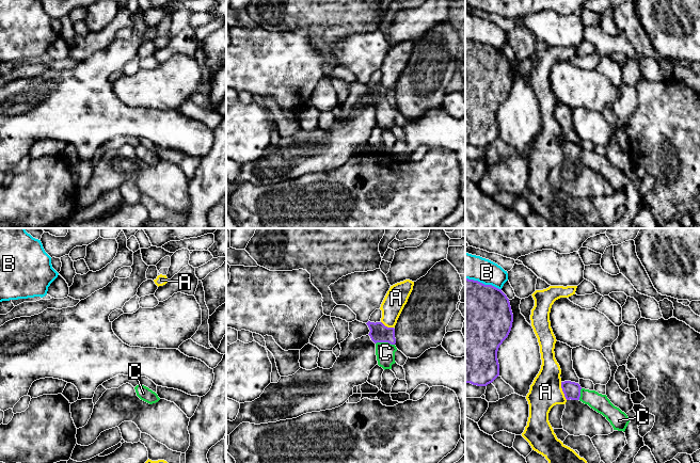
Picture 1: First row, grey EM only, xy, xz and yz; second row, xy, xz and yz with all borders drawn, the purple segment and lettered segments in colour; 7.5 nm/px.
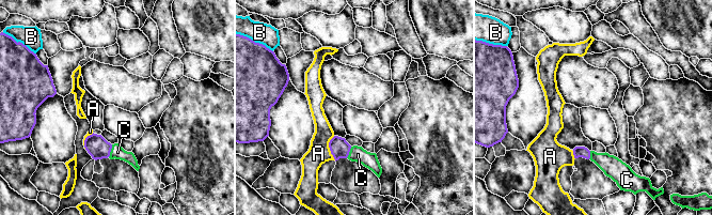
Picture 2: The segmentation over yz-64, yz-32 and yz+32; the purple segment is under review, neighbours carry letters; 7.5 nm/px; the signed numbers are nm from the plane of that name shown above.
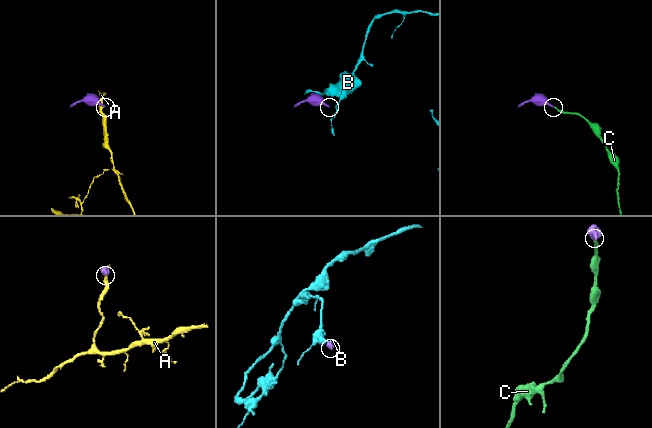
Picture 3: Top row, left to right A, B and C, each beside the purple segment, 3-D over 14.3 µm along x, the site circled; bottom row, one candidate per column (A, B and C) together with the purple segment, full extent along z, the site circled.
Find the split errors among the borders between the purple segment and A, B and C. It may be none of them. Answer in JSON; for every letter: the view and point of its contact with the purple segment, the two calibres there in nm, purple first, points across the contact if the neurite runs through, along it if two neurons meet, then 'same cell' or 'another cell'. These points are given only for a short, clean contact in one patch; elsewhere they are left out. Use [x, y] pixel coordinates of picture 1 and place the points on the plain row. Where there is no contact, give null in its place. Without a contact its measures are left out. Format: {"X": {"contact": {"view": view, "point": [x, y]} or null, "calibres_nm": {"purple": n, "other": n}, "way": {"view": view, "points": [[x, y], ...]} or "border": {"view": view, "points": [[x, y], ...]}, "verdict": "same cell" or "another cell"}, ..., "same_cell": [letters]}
{"A": {"contact": {"view": "yz", "point": [562, 152]}, "calibres_nm": {"purple": 130, "other": 240}, "border": {"view": "yz", "points": [[560, 143], [560, 148], [567, 160]]}, "verdict": "another cell"}, "B": {"contact": {"view": "yz", "point": [483, 45]}, "calibres_nm": {"purple": 500, "other": 190}, "border": {"view": "yz", "points": [[465, 38], [491, 45], [500, 50]]}, "verdict": "another cell"}, "C": {"contact": {"view": "xz", "point": [385, 102]}, "calibres_nm": {"purple": 140, "other": 140}, "way": {"view": "xz", "points": [[379, 94], [385, 102], [385, 113]]}, "verdict": "same cell"}, "same_cell": ["C"]}

